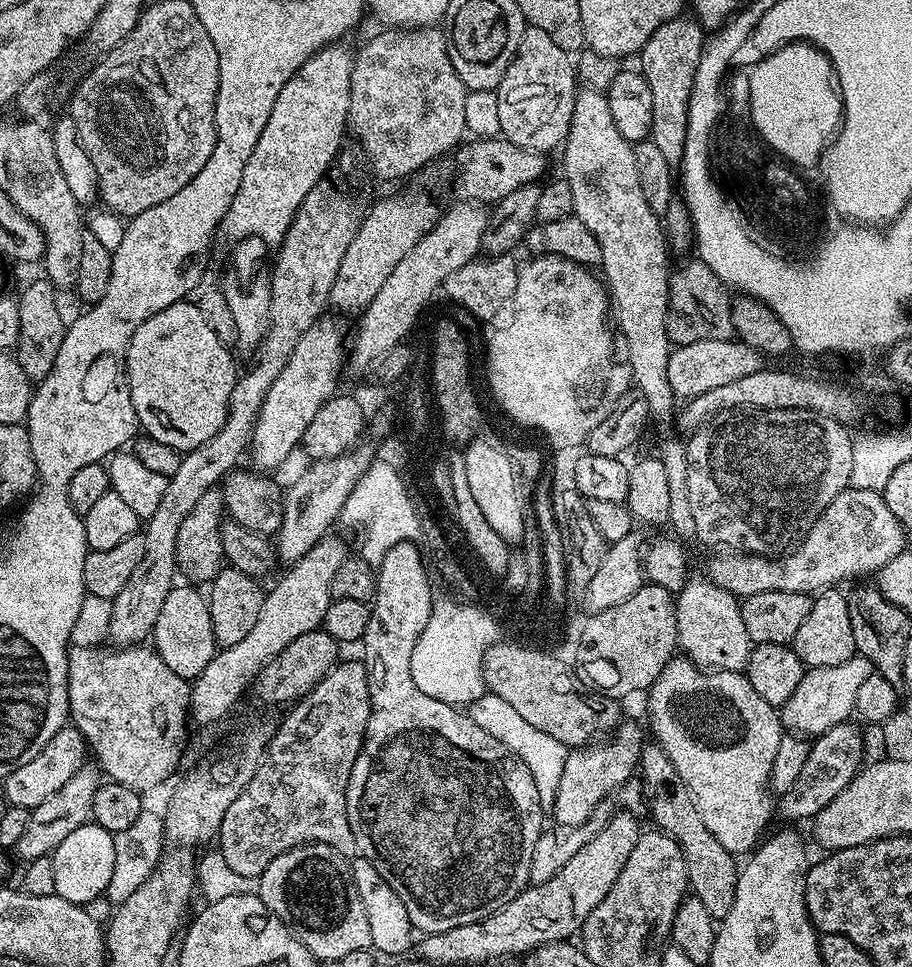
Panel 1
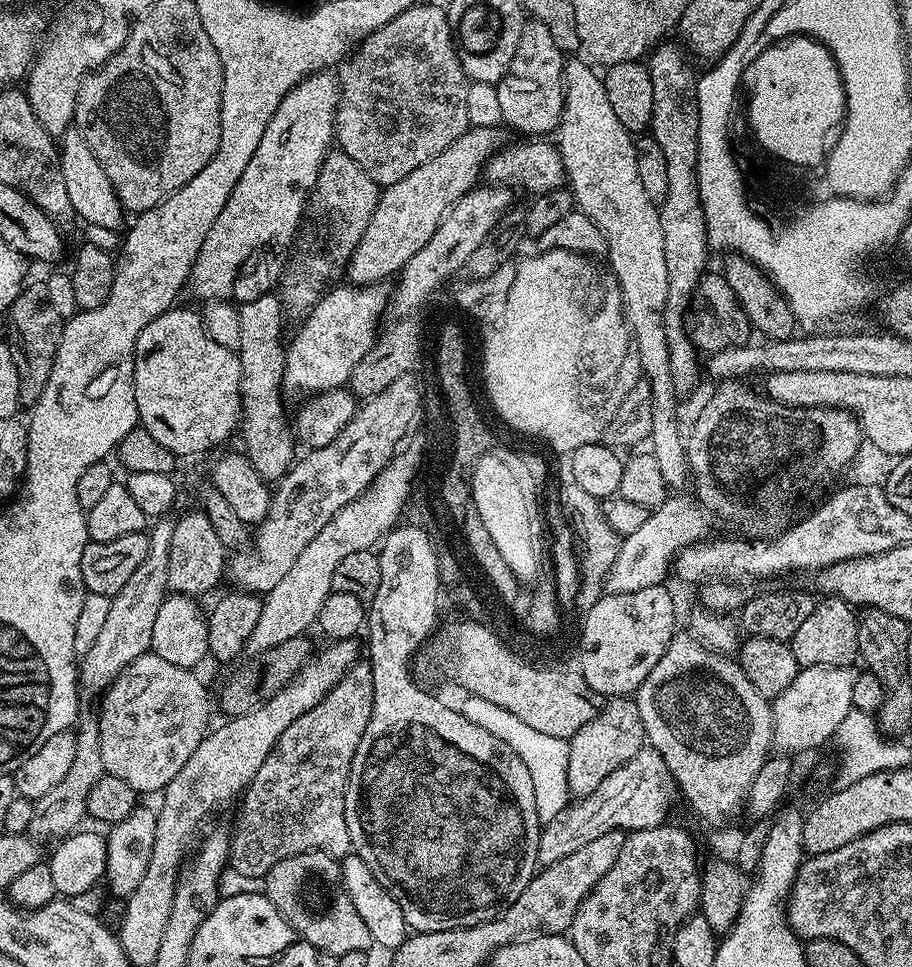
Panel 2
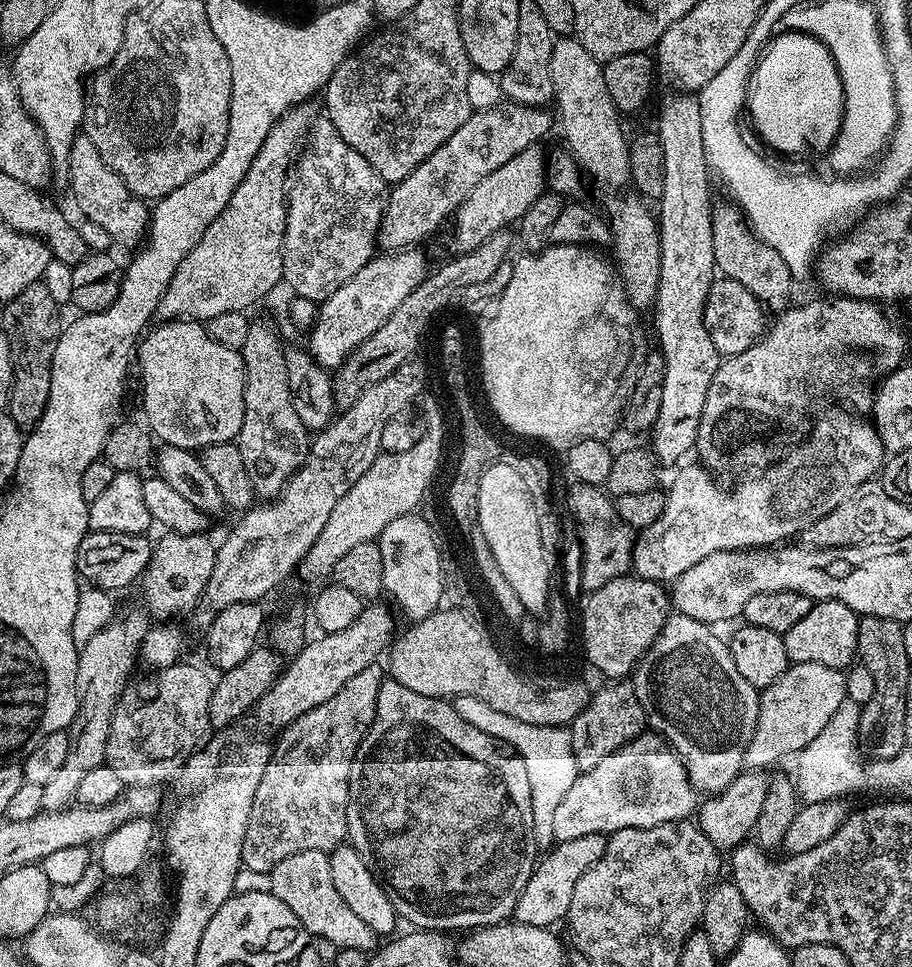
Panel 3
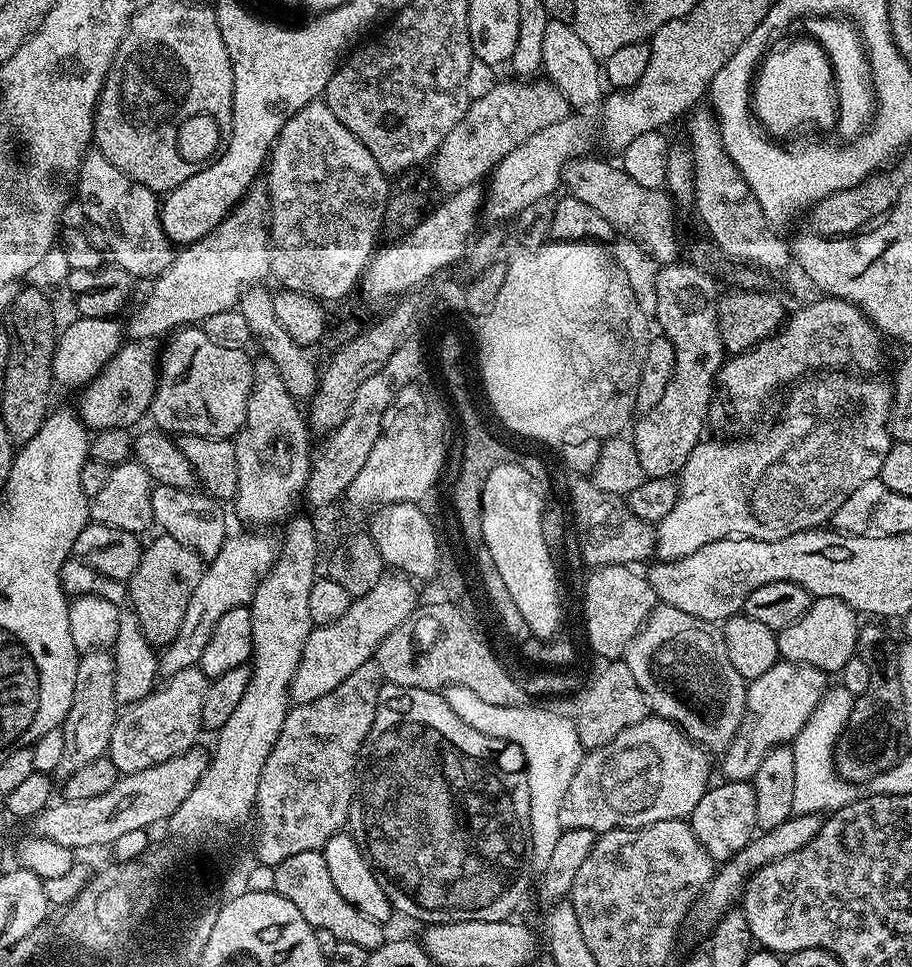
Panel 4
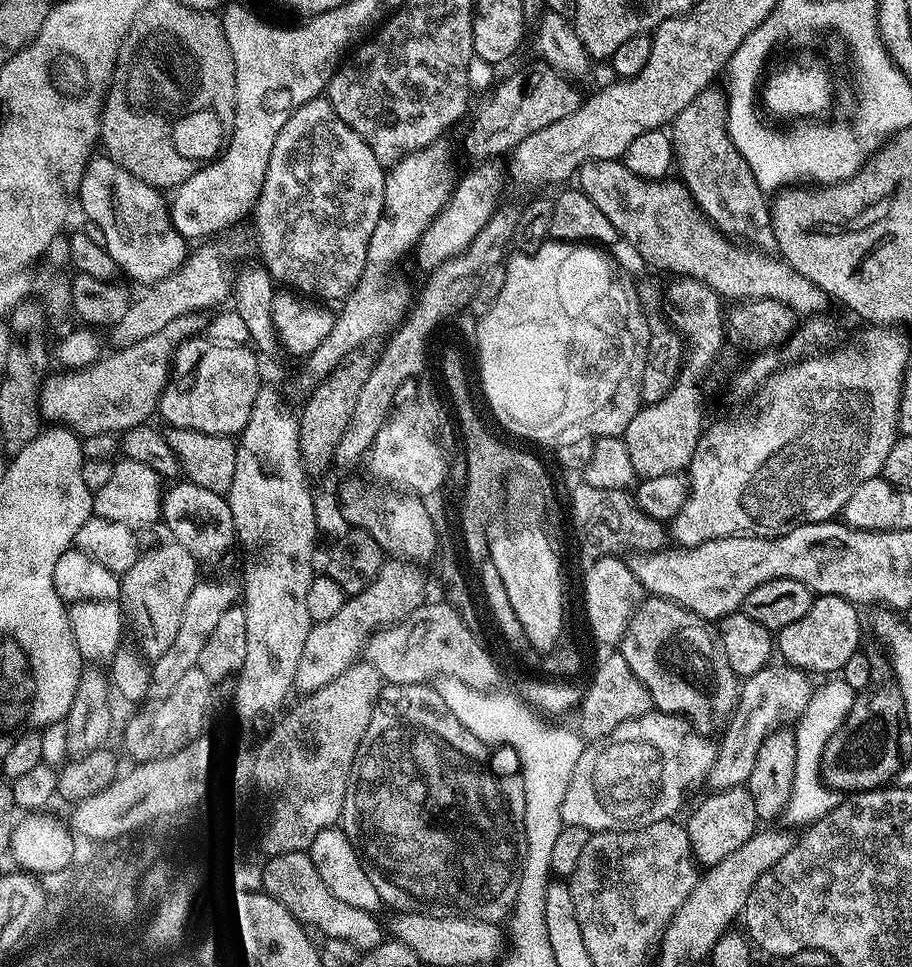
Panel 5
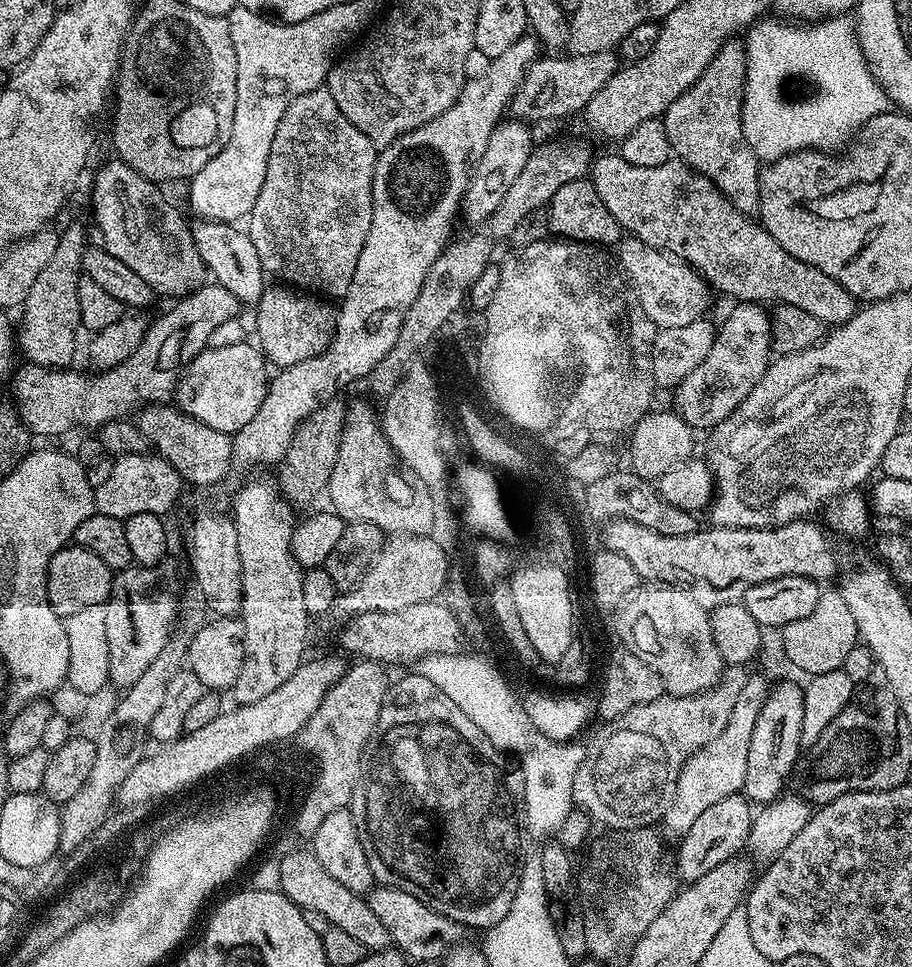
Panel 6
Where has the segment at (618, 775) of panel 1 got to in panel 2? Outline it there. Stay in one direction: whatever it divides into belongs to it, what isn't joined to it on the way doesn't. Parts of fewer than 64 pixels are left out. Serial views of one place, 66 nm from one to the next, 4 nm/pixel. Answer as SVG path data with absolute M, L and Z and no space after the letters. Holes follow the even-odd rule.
M612 698L608 704L599 709L578 734L574 734L568 741L568 791L573 797L589 796L602 786L602 778L614 774L618 766L630 762L634 754L638 754L646 746L646 737L642 718L638 714L638 706L632 698Z

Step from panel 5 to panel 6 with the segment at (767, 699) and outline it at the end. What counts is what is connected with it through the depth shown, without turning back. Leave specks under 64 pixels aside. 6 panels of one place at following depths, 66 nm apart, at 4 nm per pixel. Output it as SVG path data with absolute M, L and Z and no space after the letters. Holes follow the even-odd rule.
M749 675L748 681L742 686L742 694L738 694L738 702L734 702L734 710L716 738L706 747L688 759L678 774L678 782L674 790L674 798L666 810L662 821L662 828L669 837L679 838L694 826L698 814L702 814L714 802L722 802L722 798L737 795L744 787L746 778L746 758L750 758L750 737L754 735L754 722L762 710L764 700L770 691L769 681L762 677Z

